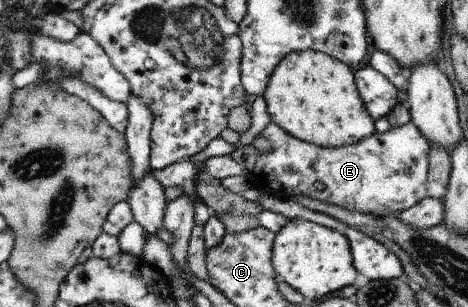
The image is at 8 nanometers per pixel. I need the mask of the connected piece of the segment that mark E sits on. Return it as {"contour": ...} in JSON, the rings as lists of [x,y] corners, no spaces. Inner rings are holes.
{"contour":[[[270,122],[265,131],[277,131],[276,148],[272,147],[269,153],[269,177],[277,173],[275,169],[279,167],[279,189],[283,189],[283,196],[294,197],[306,195],[311,199],[319,199],[323,203],[333,203],[337,207],[359,211],[359,213],[371,213],[374,216],[389,216],[393,213],[409,210],[417,205],[423,198],[429,195],[429,167],[431,145],[426,140],[426,136],[413,123],[392,127],[385,133],[375,131],[369,137],[361,139],[357,143],[339,146],[336,148],[321,147],[292,136],[278,124]]]}

